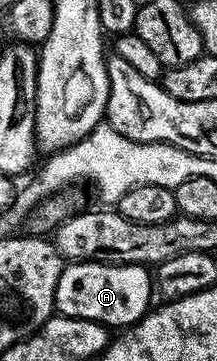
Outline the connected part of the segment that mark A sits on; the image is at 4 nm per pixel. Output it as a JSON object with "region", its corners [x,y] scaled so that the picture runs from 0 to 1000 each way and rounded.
{"region":[[[327,723],[295,737],[281,778],[263,778],[253,856],[281,873],[447,889],[512,911],[581,911],[677,870],[700,848],[696,817],[705,762],[650,734]]]}

